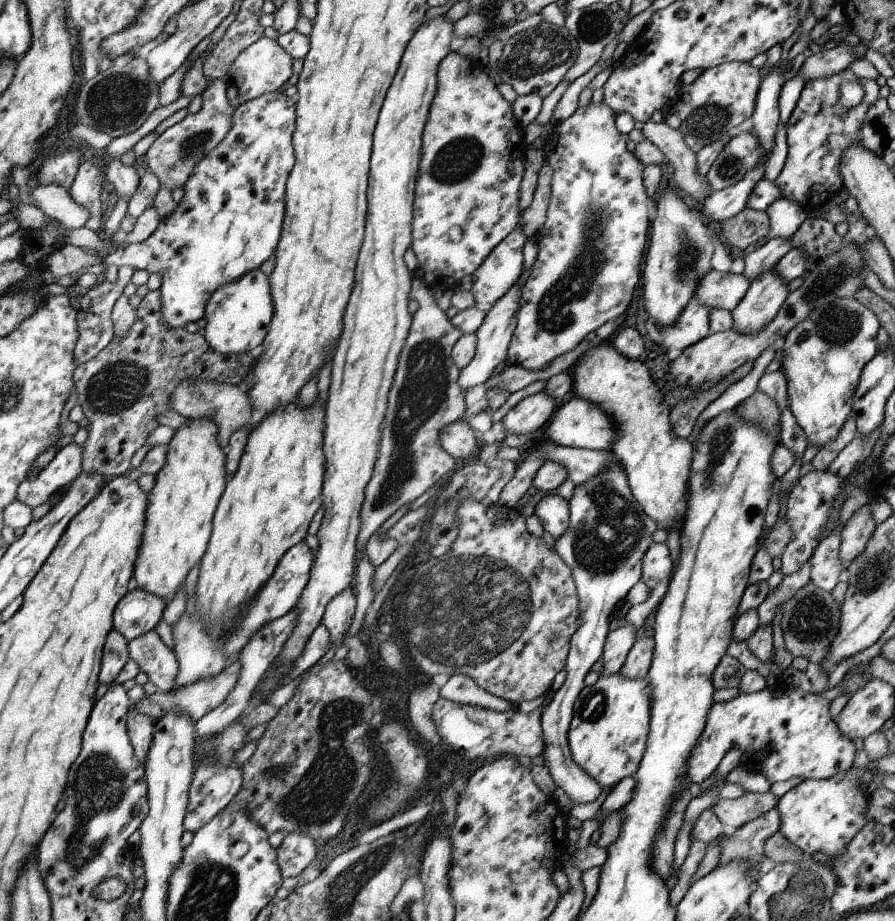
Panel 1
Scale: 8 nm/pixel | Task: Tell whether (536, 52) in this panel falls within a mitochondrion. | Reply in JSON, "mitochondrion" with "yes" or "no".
{"mitochondrion":"yes"}

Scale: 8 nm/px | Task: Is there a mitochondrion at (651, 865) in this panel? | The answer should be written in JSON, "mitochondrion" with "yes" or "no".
{"mitochondrion":"no"}

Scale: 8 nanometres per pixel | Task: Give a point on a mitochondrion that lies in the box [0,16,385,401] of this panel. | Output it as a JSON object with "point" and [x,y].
{"point":[116,101]}

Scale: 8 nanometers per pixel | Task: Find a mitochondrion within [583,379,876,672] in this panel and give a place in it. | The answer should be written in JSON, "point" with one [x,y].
{"point":[811,619]}

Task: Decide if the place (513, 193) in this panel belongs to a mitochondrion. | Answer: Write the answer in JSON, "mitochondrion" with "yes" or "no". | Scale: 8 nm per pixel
{"mitochondrion":"no"}

